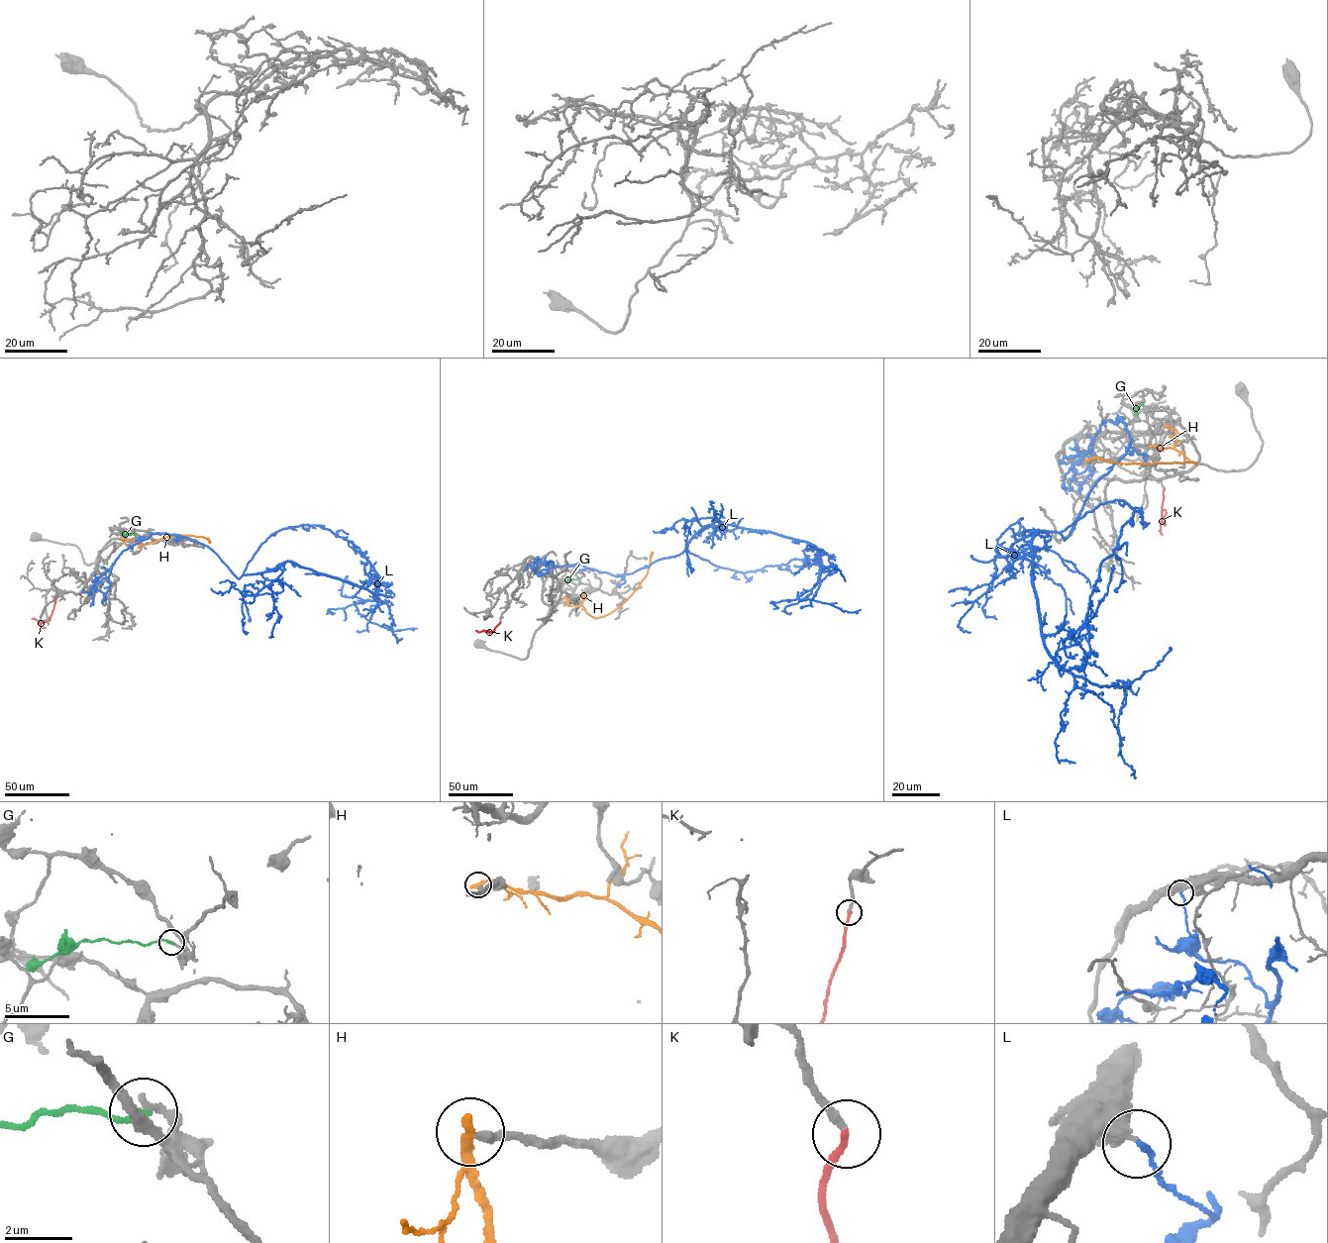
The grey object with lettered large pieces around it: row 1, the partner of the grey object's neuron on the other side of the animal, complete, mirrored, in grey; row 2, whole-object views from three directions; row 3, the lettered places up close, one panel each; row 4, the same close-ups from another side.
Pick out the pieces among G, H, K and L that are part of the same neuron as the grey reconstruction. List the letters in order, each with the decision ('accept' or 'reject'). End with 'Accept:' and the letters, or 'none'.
G: reject
H: reject
K: accept
L: reject
Accept: K

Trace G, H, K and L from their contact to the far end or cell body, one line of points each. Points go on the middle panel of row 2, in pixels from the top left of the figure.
G: (577, 579), (563, 581)
H: (583, 592), (582, 605), (592, 617), (614, 611), (646, 575), (653, 552)
K: (500, 622), (492, 631), (475, 630)
L: (537, 560), (619, 575), (709, 526), (769, 531), (817, 550), (819, 580), (798, 598), (861, 610)

